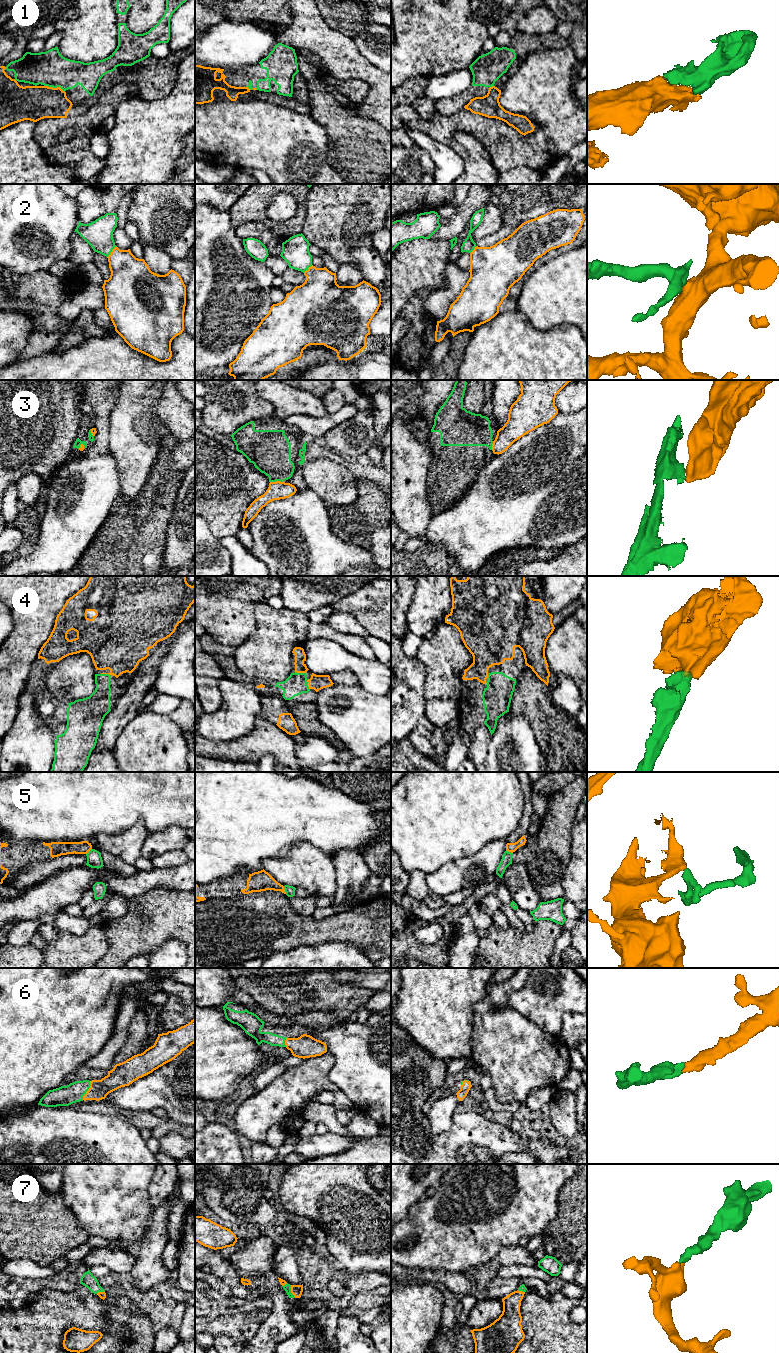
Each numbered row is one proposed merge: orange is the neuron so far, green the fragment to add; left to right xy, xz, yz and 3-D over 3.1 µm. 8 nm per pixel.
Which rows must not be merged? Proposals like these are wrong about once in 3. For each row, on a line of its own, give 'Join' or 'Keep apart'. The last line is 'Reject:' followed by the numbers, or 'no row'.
1: Join
2: Join
3: Keep apart
4: Join
5: Keep apart
6: Join
7: Join
Reject: 3, 5

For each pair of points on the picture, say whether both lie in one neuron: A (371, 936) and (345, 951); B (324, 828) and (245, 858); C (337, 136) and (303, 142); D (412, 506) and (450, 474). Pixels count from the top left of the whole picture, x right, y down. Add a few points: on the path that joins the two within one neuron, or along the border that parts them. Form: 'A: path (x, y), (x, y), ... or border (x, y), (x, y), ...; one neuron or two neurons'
A: border (331, 940), (349, 941), (364, 953); two neurons
B: path (304, 830), (273, 830), (265, 838); one neuron
C: border (313, 119), (326, 132), (327, 154), (331, 161); two neurons
D: border (428, 469), (428, 499), (432, 515); two neurons

